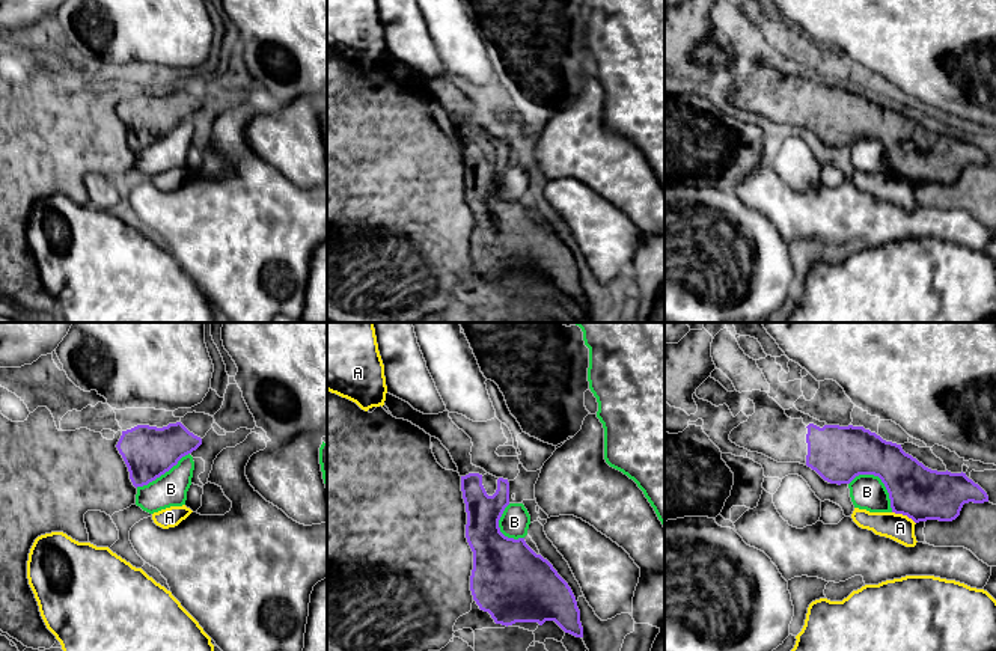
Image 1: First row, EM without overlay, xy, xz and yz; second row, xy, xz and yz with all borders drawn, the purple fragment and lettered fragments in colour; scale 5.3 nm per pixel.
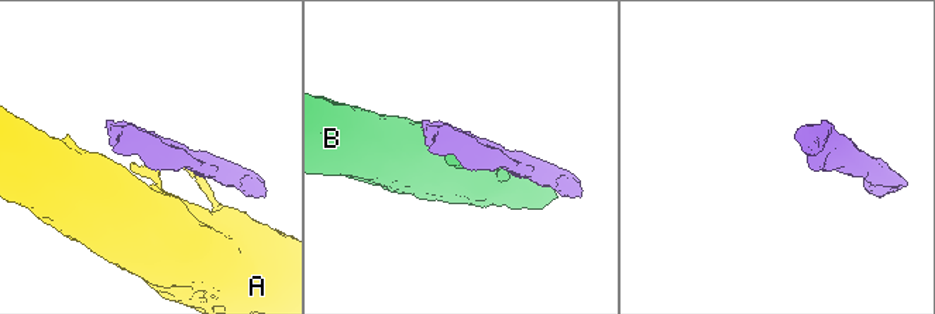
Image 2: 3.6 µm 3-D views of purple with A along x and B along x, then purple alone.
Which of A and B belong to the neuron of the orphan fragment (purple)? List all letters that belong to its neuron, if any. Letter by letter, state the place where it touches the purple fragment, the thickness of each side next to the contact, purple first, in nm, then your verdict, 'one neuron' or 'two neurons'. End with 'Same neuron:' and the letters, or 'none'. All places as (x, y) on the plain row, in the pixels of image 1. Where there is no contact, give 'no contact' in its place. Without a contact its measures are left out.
A: yz (904, 177) | 280/150 nm | two neurons
B: yz (880, 140) | 280/190 nm | two neurons
Same neuron: none

